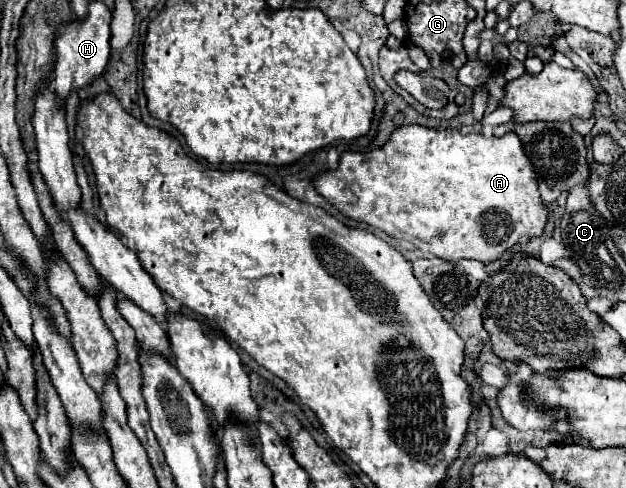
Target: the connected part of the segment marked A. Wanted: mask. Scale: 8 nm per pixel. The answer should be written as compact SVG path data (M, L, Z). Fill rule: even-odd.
M403 125L391 133L383 147L353 155L345 151L339 167L317 175L313 185L345 217L381 229L389 237L403 239L415 249L445 261L495 261L515 243L527 243L531 237L541 235L547 221L547 207L539 203L537 175L533 175L515 133L483 137L481 133L463 135L455 129L435 131L423 125Z

